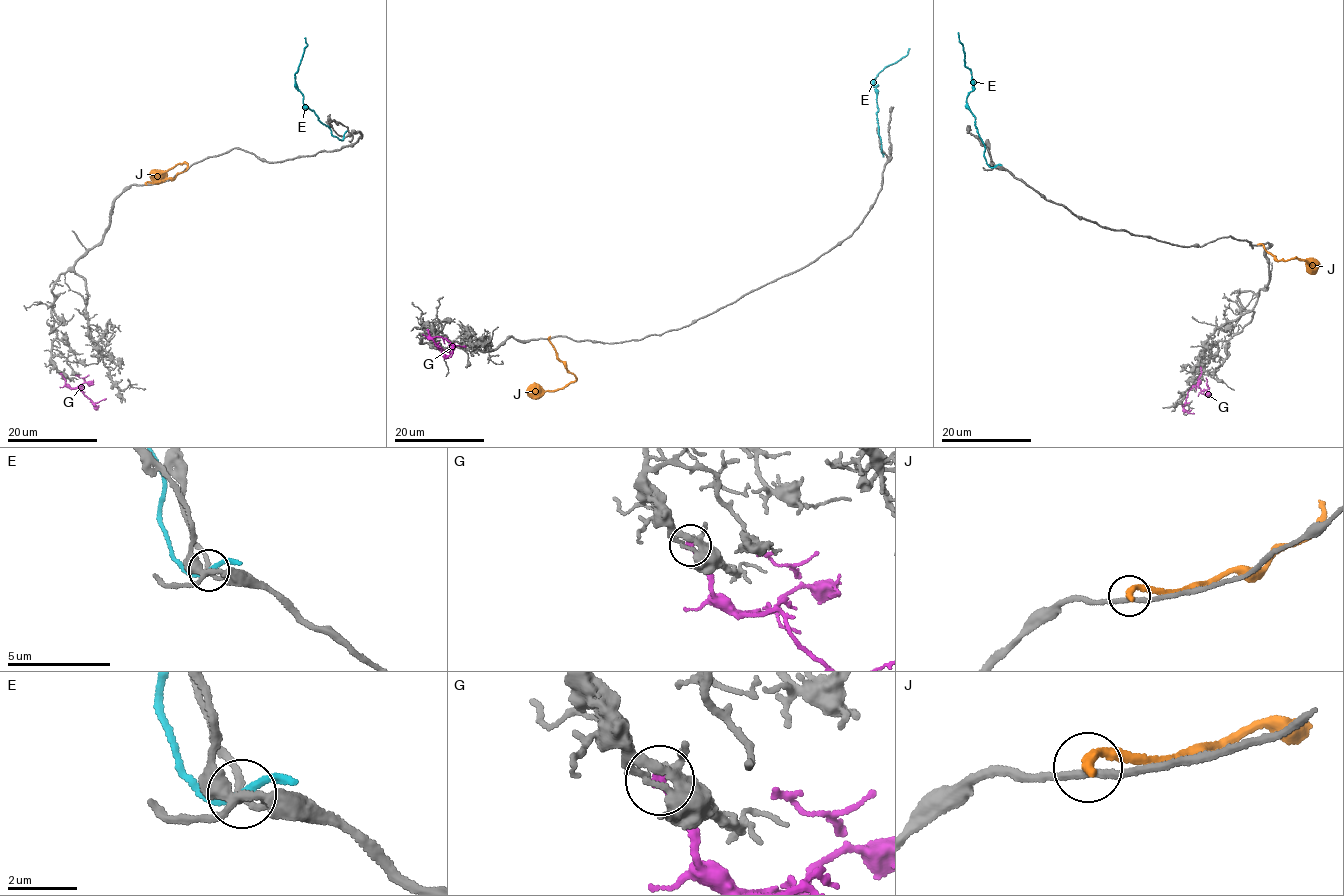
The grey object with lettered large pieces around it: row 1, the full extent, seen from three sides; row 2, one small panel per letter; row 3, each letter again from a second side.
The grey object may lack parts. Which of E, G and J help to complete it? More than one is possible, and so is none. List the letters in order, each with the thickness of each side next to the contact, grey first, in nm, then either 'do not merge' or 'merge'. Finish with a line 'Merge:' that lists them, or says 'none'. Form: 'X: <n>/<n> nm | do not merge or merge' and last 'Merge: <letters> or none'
E: 160/200 nm | do not merge
G: 160/240 nm | merge
J: 200/320 nm | do not merge
Merge: G

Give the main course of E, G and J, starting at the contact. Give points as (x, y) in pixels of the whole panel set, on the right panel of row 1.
E: (995, 166), (990, 166), (984, 154), (984, 145), (966, 101), (973, 87), (972, 71), (965, 65), (958, 32)
G: (1201, 367), (1198, 381), (1188, 391), (1183, 407), (1187, 412), (1194, 413)
J: (1260, 244), (1278, 260), (1296, 257), (1306, 260), (1311, 267), (1308, 268), (1313, 269)

